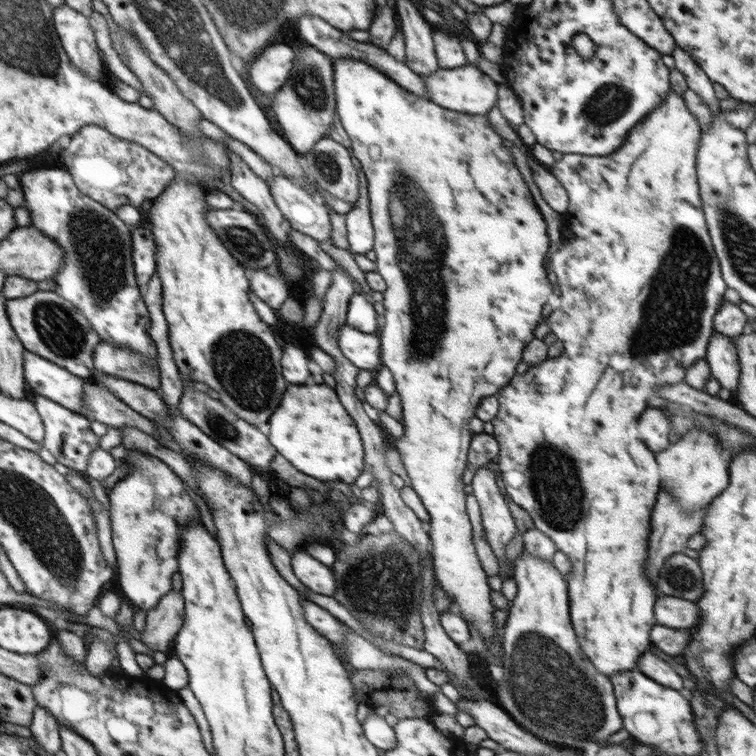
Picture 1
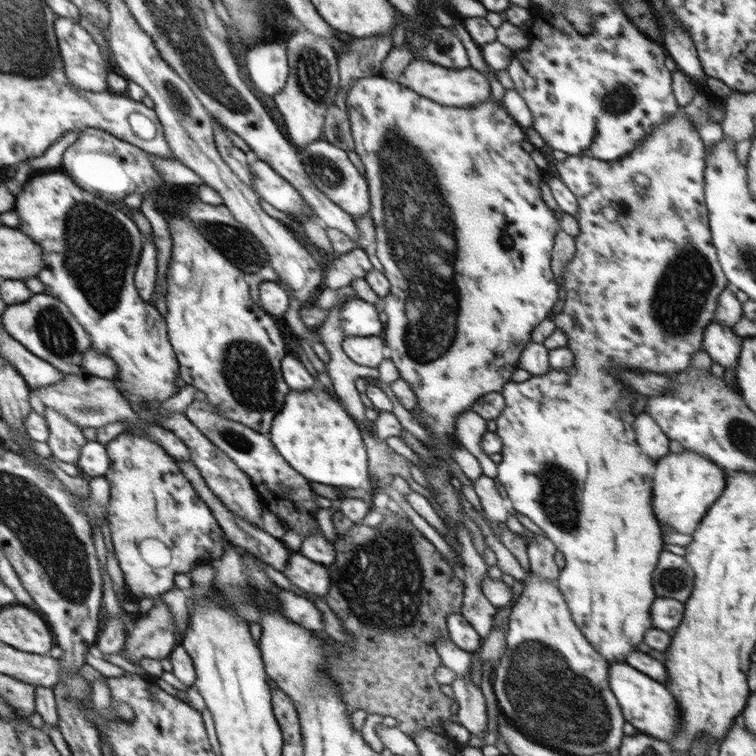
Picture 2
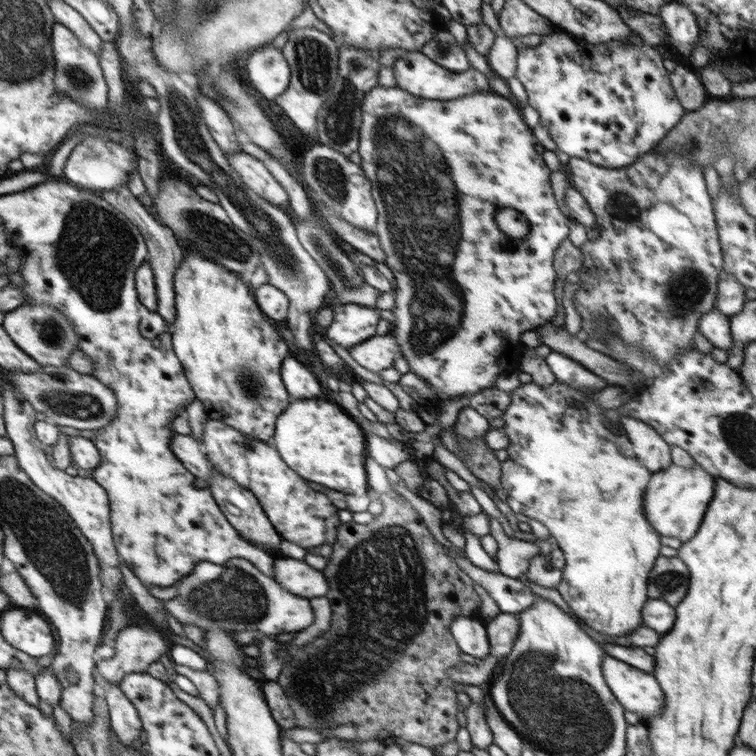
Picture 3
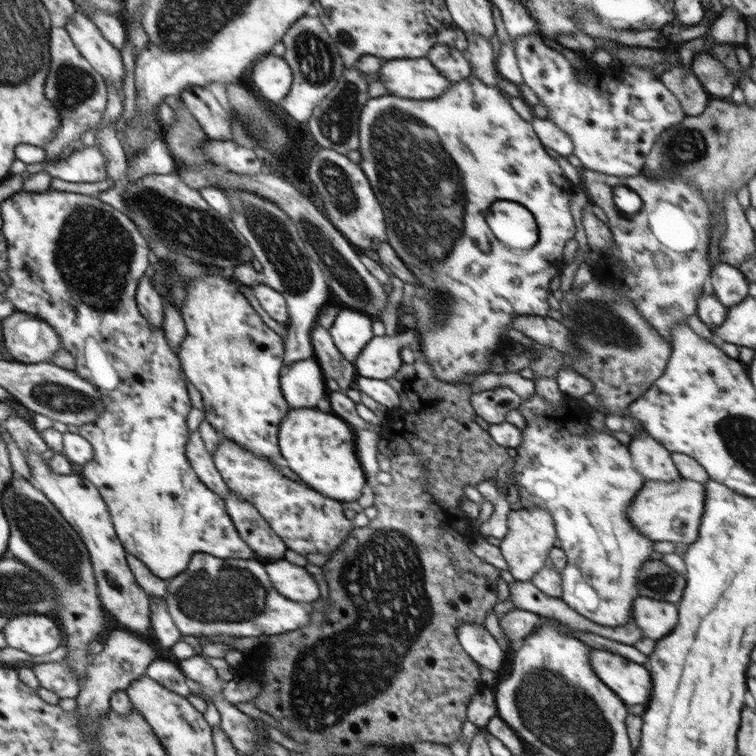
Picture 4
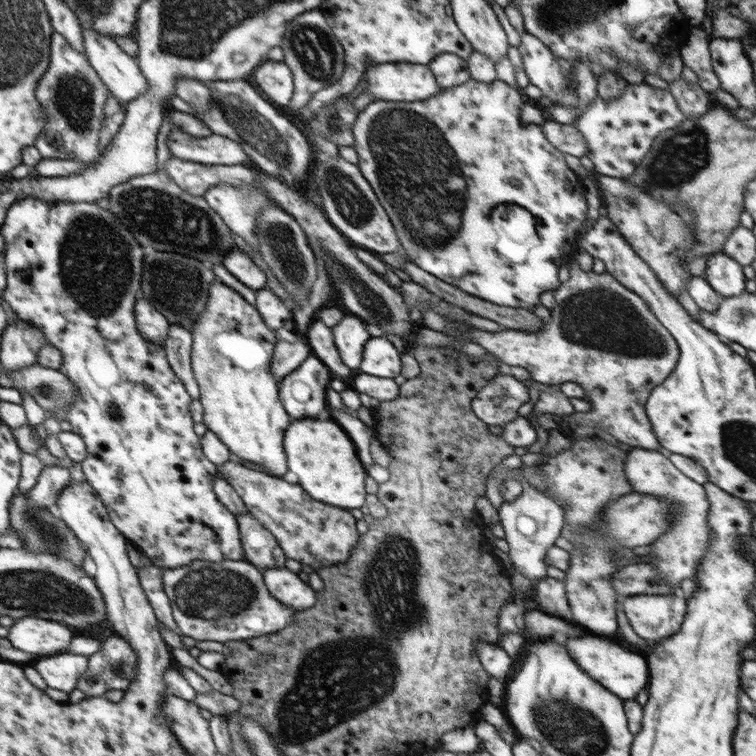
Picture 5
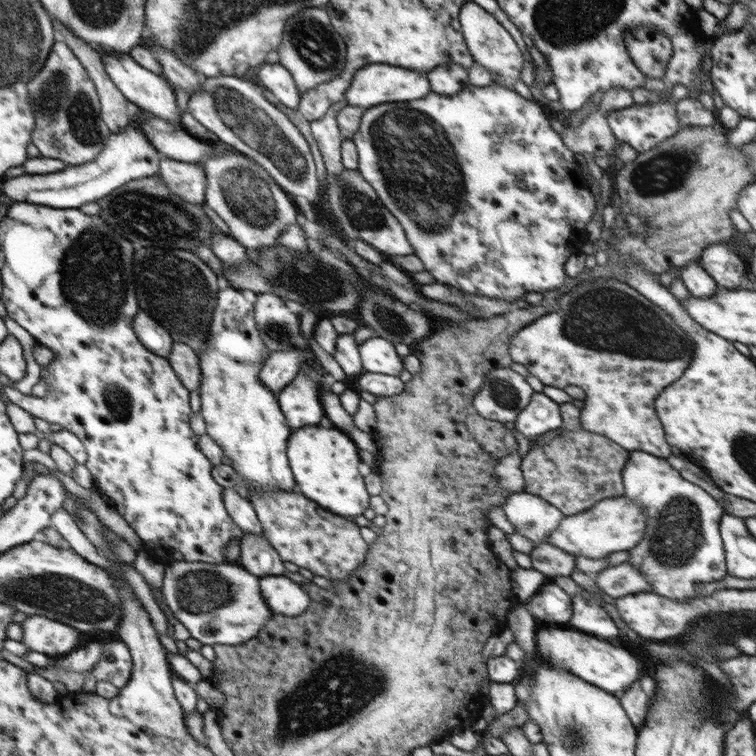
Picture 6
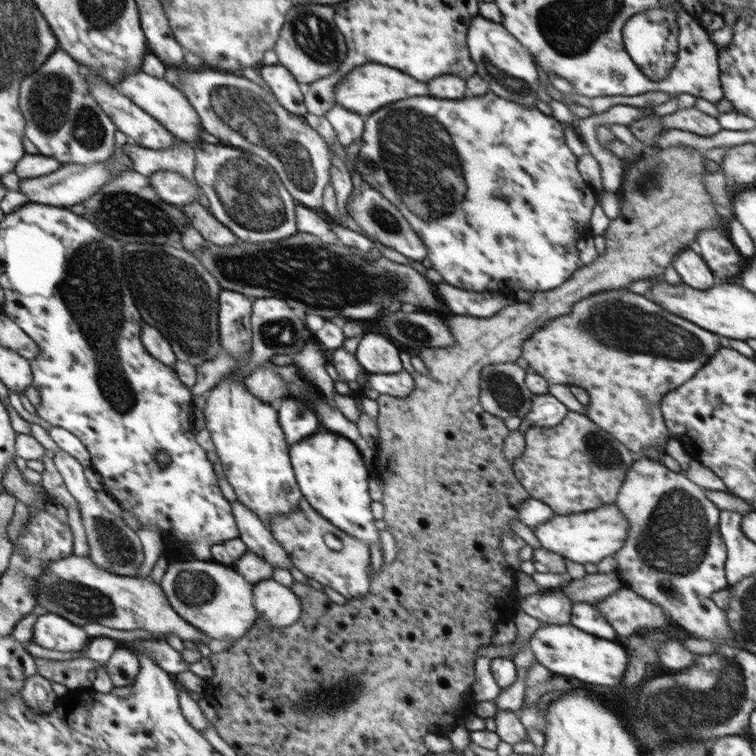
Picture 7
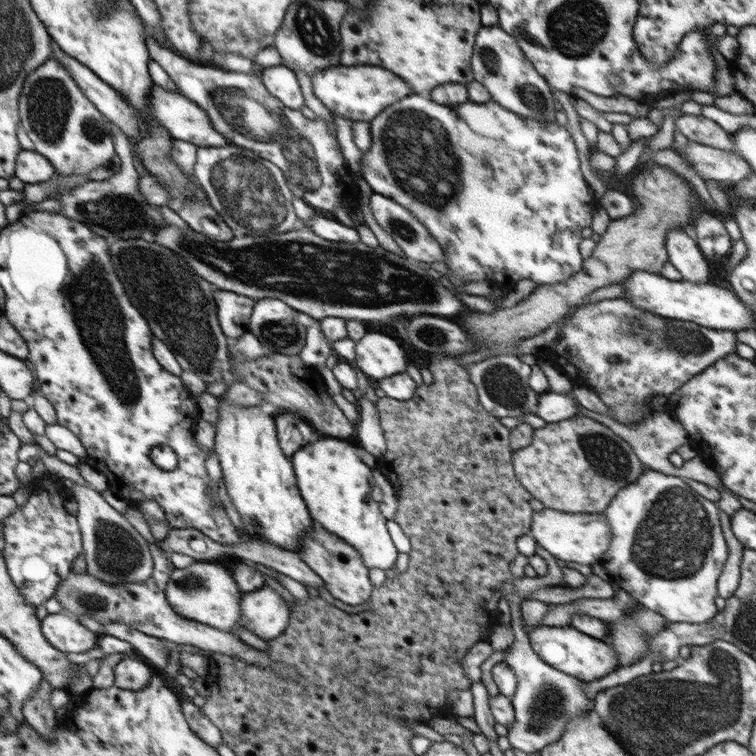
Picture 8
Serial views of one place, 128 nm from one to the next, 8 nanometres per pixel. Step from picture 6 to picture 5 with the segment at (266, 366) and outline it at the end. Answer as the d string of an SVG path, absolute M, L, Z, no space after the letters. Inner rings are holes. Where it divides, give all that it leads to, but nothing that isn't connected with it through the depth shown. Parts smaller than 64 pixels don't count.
M295 329L297 340L292 344L277 342L271 360L271 373L275 381L280 381L294 372L310 355L313 354L306 335Z

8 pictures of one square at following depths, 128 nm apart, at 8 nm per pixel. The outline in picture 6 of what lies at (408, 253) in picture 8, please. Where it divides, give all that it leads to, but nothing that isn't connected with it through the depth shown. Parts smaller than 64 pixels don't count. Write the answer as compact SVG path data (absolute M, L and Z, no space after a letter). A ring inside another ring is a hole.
M344 169L341 174L328 174L327 183L322 199L328 200L332 214L338 218L346 235L355 241L365 240L388 257L414 254L398 219L380 202L378 193L357 170Z

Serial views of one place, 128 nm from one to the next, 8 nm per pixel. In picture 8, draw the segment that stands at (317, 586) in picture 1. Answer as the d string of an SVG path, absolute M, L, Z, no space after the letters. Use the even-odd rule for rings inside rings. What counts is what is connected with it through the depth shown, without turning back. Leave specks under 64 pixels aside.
M268 585L244 593L241 596L241 611L239 627L265 641L282 635L292 616L286 601Z

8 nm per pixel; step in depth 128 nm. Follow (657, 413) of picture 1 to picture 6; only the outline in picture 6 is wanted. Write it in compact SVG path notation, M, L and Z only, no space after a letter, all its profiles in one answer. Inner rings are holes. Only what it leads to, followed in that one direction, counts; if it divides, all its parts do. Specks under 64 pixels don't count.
M641 450L630 451L622 473L624 497L632 499L646 515L646 533L636 547L628 550L630 564L639 570L650 583L651 592L670 600L691 600L700 597L699 586L715 580L722 580L727 574L725 551L719 531L720 520L725 514L721 504L706 490L682 478L680 471L672 468L665 458L645 453Z

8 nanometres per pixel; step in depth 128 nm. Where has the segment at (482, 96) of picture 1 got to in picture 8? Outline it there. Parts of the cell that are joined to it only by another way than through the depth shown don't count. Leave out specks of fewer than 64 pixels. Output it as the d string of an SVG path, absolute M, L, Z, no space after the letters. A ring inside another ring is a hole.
M330 66L322 72L312 74L313 92L332 115L369 123L387 106L390 106L412 90L396 74L378 66Z

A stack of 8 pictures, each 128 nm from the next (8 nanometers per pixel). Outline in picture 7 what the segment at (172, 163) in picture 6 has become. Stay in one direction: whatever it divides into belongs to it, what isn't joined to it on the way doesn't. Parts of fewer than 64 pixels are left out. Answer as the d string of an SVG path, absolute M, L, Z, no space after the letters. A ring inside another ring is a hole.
M159 170L149 176L151 187L168 204L180 205L198 201L198 191L187 178L173 170Z

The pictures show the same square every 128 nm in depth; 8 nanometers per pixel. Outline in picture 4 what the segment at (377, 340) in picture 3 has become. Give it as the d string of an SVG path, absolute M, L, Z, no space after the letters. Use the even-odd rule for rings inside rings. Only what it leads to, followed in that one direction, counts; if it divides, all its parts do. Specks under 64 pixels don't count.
M403 329L402 332L398 332L393 336L373 336L358 355L356 362L354 362L357 374L360 377L377 378L378 380L396 376L397 372L402 368L403 362L400 359L400 351L404 346L412 348L414 352L421 350L421 338L414 329Z

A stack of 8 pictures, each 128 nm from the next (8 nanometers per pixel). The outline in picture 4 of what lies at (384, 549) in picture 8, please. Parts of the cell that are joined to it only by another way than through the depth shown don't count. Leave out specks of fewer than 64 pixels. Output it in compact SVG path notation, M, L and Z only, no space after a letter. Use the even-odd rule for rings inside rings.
M292 408L280 423L278 444L284 465L292 468L309 488L334 501L358 501L364 485L371 483L356 458L354 434L338 416L316 408Z

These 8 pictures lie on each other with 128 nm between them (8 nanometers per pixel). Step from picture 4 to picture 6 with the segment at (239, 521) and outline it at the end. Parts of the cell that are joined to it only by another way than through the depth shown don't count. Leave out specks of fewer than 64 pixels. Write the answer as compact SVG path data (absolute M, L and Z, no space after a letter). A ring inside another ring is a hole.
M246 533L240 540L238 564L257 577L280 575L285 571L284 561L263 536Z

